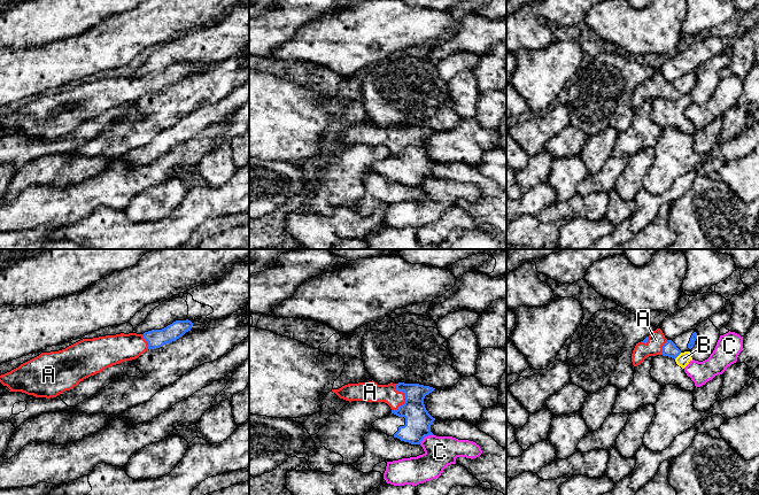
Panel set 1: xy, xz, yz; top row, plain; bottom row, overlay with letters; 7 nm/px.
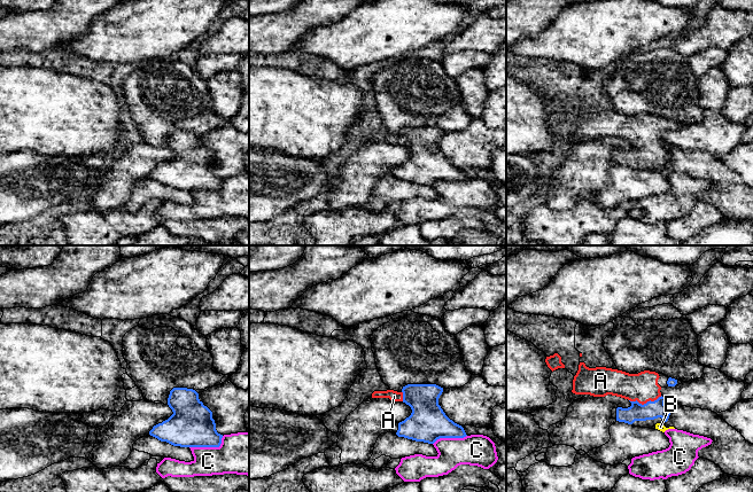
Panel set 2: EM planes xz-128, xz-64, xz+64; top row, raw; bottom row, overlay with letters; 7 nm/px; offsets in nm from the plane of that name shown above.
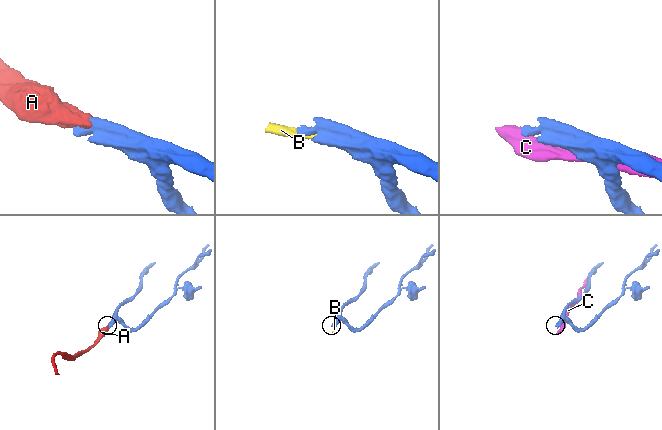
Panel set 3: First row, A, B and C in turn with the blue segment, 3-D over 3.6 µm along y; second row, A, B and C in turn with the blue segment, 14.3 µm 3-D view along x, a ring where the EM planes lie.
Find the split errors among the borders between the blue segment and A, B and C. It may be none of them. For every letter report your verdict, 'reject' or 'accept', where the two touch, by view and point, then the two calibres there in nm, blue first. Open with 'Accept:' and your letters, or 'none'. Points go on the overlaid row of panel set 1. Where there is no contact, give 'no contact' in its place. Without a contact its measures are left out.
Accept: A
A: accept; meets blue in xz at (405, 397); 180 nm thick on the blue side, 140 nm on the other
B: reject; meets blue in yz at (678, 355); 100 nm thick on the blue side, 90 nm on the other
C: reject; meets blue in xz at (425, 435); 180 nm thick on the blue side, 220 nm on the other

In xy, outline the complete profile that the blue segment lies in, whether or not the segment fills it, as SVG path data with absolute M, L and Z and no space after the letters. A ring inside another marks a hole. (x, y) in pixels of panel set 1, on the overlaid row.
M188 319L176 320L162 330L144 334L129 333L83 339L65 349L41 353L18 368L0 376L9 392L36 397L56 397L84 379L107 368L138 358L148 349L160 348L191 331Z

